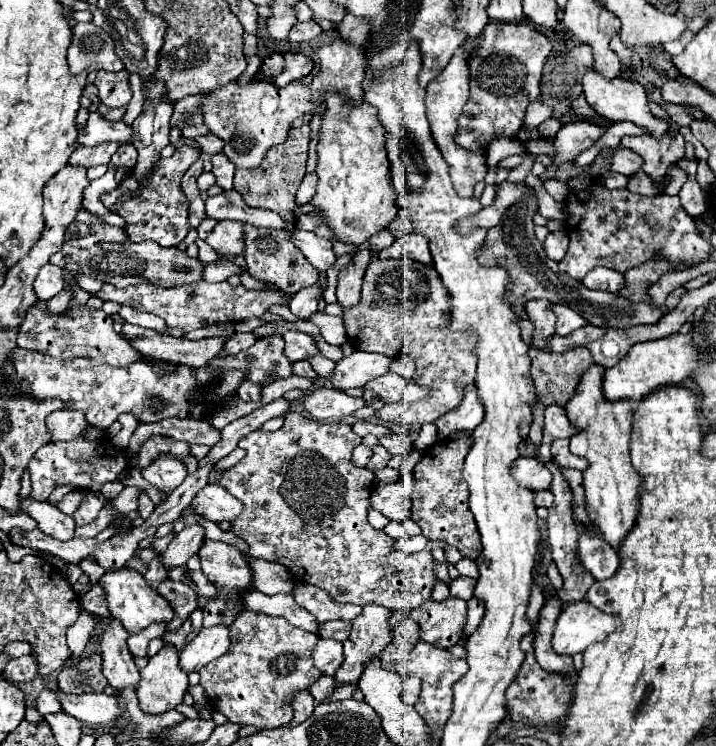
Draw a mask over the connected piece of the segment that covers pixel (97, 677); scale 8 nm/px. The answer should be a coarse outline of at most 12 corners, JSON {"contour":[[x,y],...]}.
{"contour":[[98,653],[72,661],[58,671],[64,693],[104,691]]}

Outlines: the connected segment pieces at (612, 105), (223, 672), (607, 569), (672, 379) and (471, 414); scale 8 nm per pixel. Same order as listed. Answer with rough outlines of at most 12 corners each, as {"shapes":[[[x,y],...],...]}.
{"shapes":[[[594,69],[586,101],[608,121],[630,121],[660,139],[668,121],[650,113],[640,83],[608,81]],[[242,611],[200,685],[228,721],[292,721],[314,633]],[[582,531],[578,561],[598,581],[620,567],[614,547]],[[690,335],[636,343],[606,371],[608,401],[640,401],[698,367]],[[466,387],[464,401],[438,417],[442,437],[474,431],[484,419],[476,387]]]}

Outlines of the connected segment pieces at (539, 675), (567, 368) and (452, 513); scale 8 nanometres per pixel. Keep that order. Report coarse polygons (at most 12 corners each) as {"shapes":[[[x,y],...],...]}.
{"shapes":[[[526,659],[506,691],[512,721],[548,725],[566,713],[578,673],[550,675]],[[584,347],[530,351],[538,409],[566,405],[594,363]],[[440,439],[414,467],[412,519],[462,557],[482,551],[462,463]]]}

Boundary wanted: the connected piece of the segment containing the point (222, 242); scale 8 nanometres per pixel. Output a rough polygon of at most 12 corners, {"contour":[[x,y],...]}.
{"contour":[[218,221],[206,243],[220,257],[244,253],[244,225]]}

